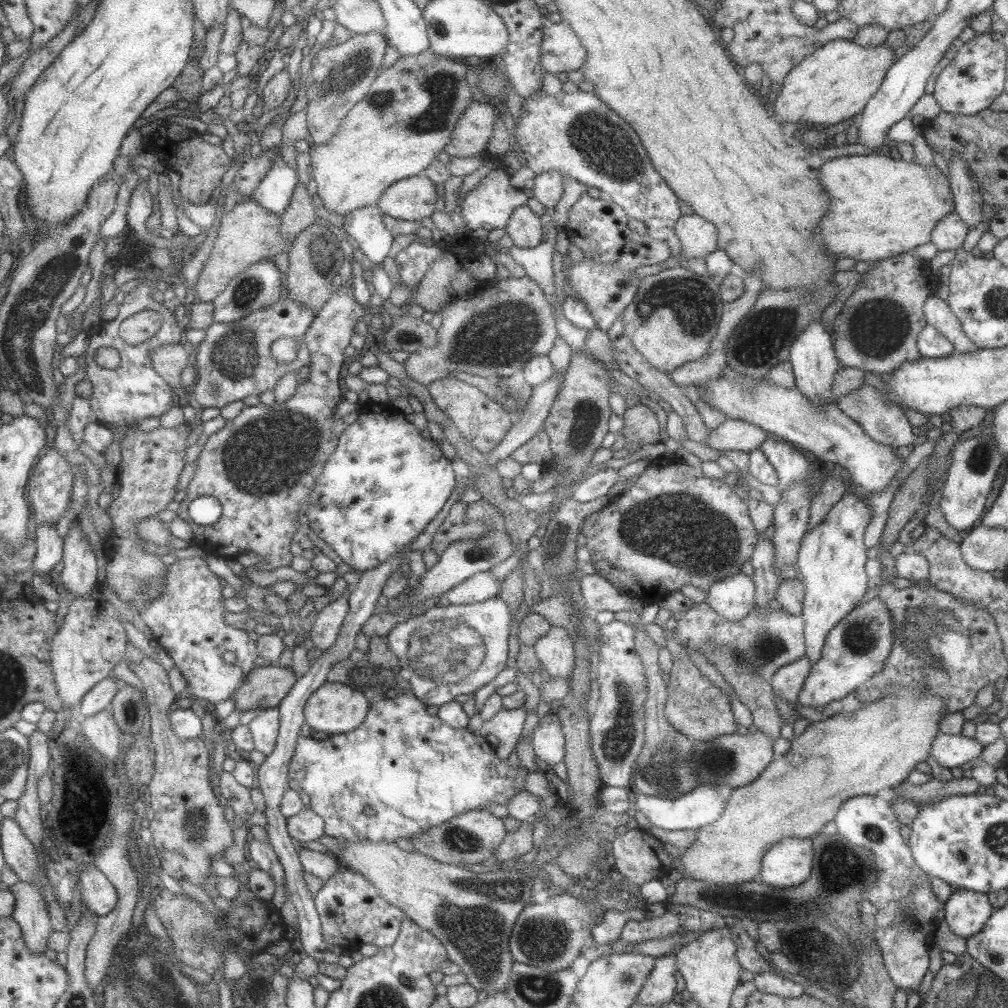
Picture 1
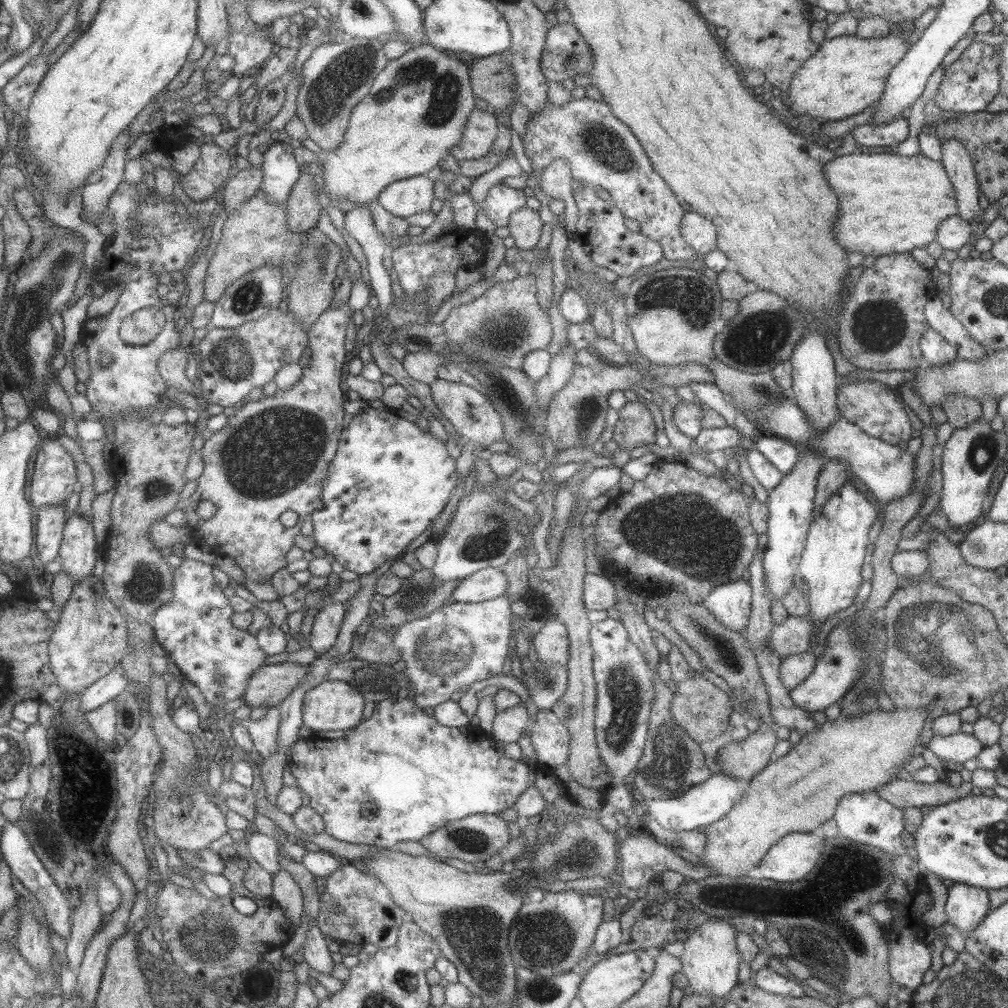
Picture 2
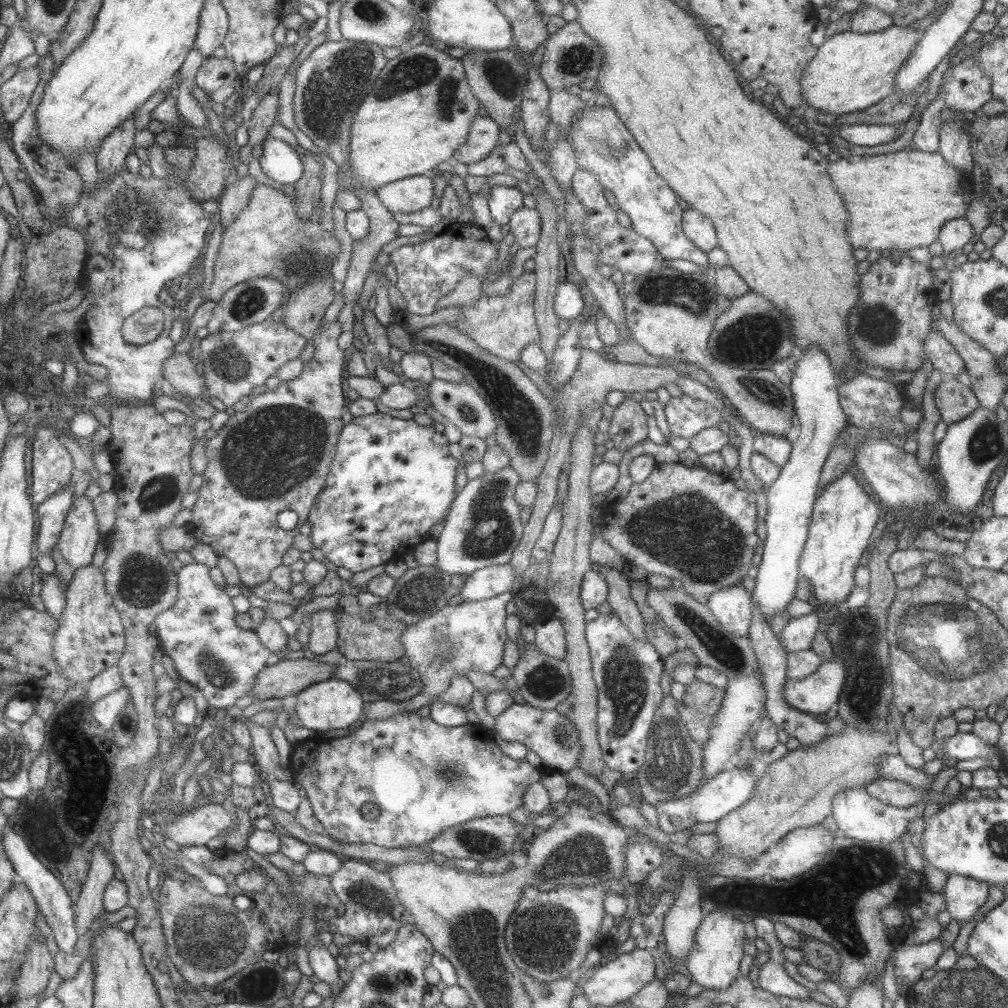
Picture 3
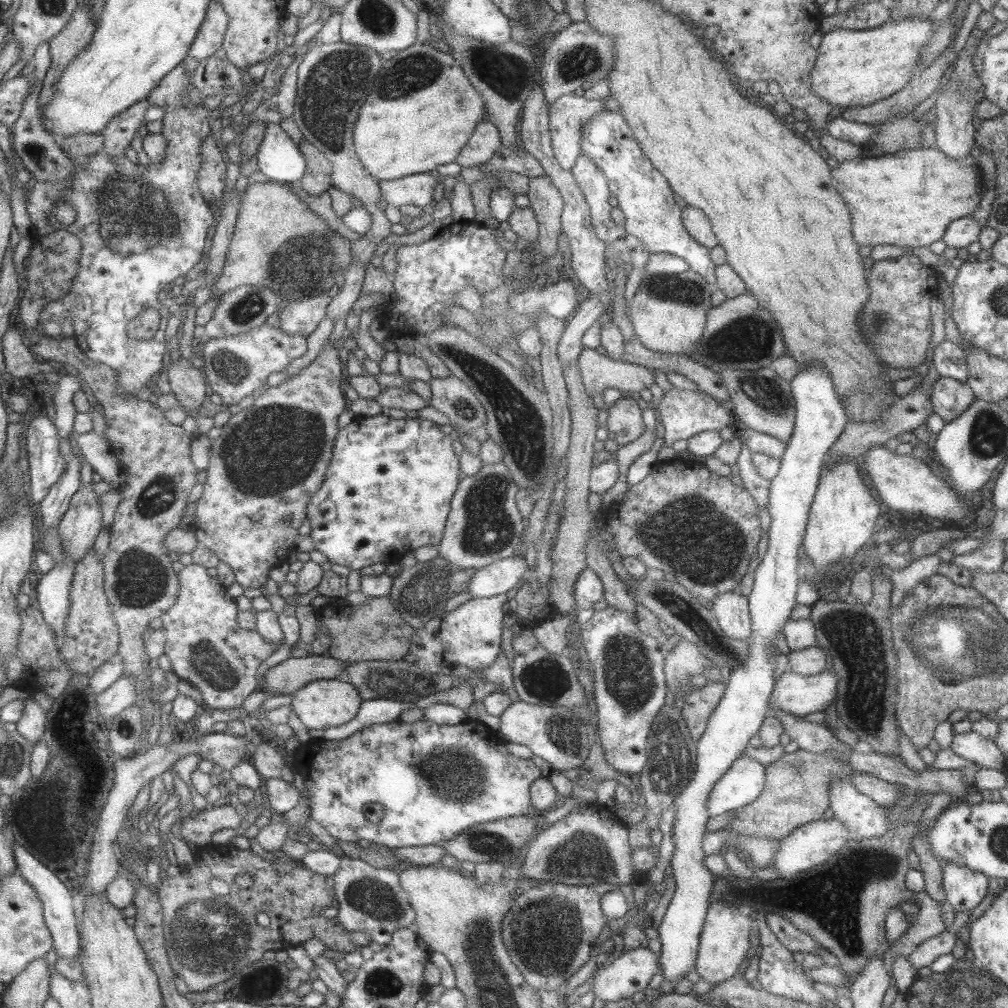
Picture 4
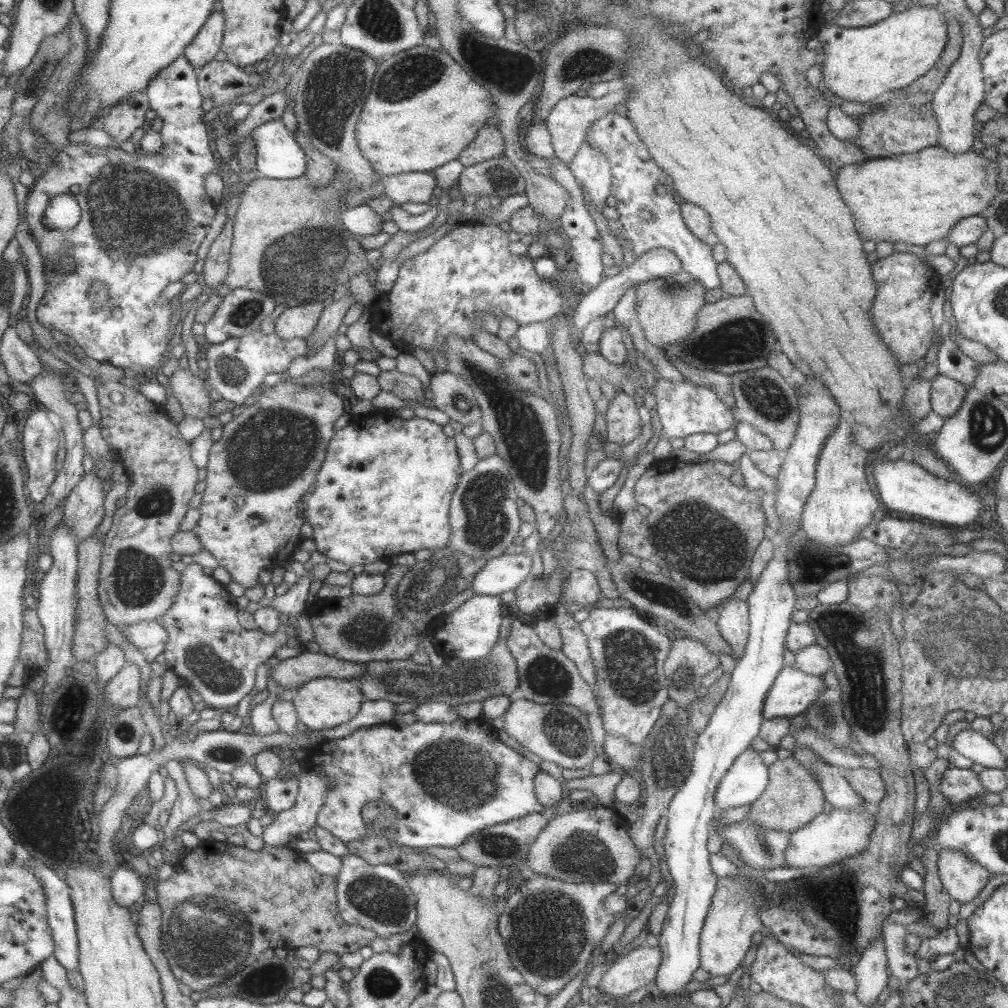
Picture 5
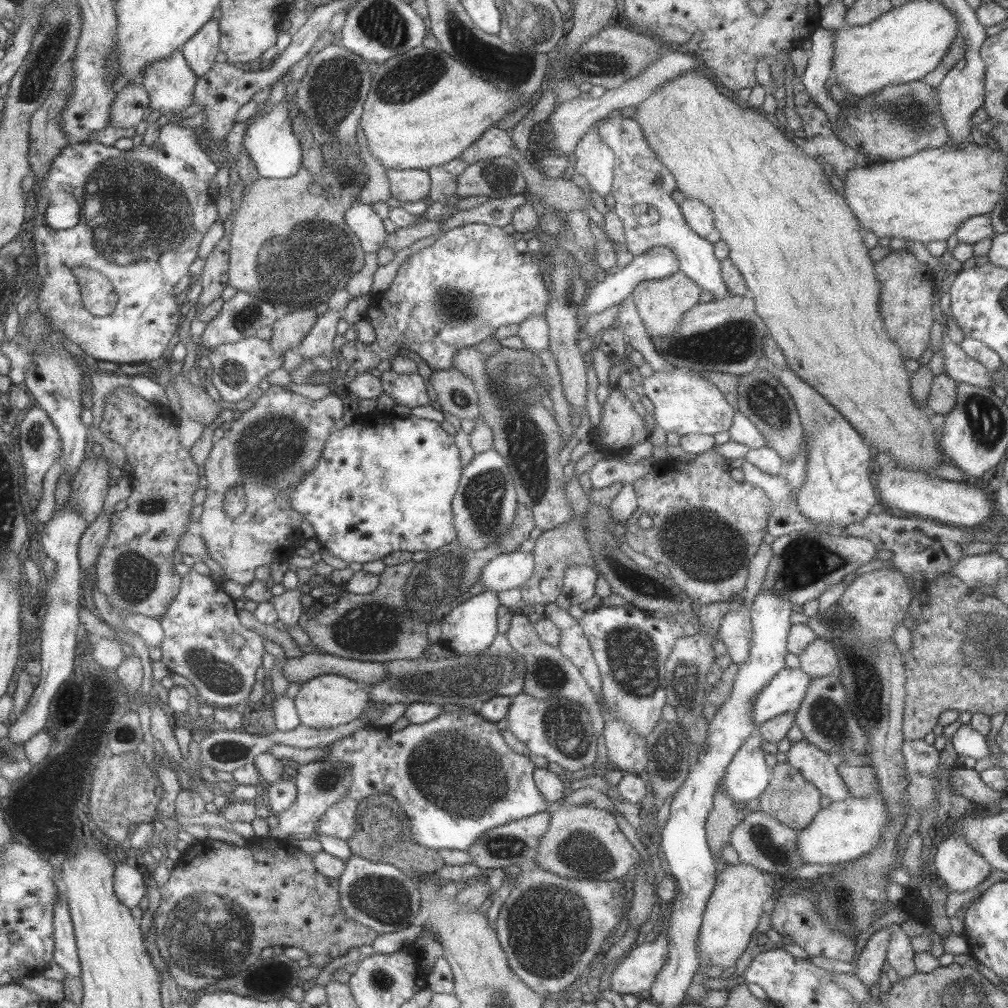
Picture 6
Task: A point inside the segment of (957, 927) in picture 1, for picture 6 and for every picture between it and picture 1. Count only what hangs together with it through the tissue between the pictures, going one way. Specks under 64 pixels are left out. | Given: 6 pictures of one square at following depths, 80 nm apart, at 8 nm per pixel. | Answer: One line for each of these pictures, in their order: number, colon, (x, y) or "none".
2: (965, 906)
3: (963, 896)
4: (963, 888)
5: (962, 879)
6: (958, 866)

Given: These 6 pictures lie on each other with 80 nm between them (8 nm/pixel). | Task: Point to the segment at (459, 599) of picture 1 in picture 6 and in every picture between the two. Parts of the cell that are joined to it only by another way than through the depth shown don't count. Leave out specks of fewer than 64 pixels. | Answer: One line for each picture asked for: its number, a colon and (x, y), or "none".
2: (488, 583)
3: (489, 581)
4: (496, 578)
5: (502, 573)
6: (506, 571)

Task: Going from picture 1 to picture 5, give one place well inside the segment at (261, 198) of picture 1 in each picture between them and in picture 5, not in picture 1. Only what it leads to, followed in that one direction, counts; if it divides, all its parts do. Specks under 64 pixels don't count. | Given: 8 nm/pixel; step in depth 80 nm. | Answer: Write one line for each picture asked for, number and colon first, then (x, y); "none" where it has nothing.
2: (281, 171)
3: (280, 161)
4: (279, 158)
5: (280, 155)

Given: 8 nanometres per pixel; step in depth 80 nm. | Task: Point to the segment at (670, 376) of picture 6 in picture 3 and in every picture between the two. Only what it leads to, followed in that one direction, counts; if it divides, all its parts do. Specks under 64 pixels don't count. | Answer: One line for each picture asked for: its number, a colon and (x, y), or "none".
3: (685, 415)
4: (682, 413)
5: (683, 408)

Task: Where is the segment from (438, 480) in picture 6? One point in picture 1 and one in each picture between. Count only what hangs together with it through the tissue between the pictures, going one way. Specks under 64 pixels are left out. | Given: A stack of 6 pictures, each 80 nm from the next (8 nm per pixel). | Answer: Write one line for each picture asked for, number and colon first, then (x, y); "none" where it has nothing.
1: (383, 484)
2: (389, 479)
3: (391, 480)
4: (387, 491)
5: (385, 487)

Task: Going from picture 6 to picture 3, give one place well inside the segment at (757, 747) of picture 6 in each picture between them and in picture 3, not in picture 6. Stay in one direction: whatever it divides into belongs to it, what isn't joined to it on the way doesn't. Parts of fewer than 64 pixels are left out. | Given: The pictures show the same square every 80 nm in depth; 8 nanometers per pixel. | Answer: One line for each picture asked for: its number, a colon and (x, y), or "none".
3: (733, 785)
4: (743, 781)
5: (747, 777)

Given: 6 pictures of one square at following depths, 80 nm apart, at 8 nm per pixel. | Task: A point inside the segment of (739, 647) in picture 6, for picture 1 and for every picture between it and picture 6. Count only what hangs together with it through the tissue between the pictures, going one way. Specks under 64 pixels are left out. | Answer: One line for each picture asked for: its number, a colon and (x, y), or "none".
1: (732, 597)
2: (730, 603)
3: (731, 606)
4: (730, 609)
5: (732, 622)

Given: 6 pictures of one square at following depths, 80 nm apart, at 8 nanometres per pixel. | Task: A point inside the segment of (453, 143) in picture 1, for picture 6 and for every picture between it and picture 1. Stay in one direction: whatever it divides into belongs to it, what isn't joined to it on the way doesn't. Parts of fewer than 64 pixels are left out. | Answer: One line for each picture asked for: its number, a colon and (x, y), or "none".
2: (480, 130)
3: (482, 136)
4: (484, 142)
5: (487, 143)
6: (493, 143)

